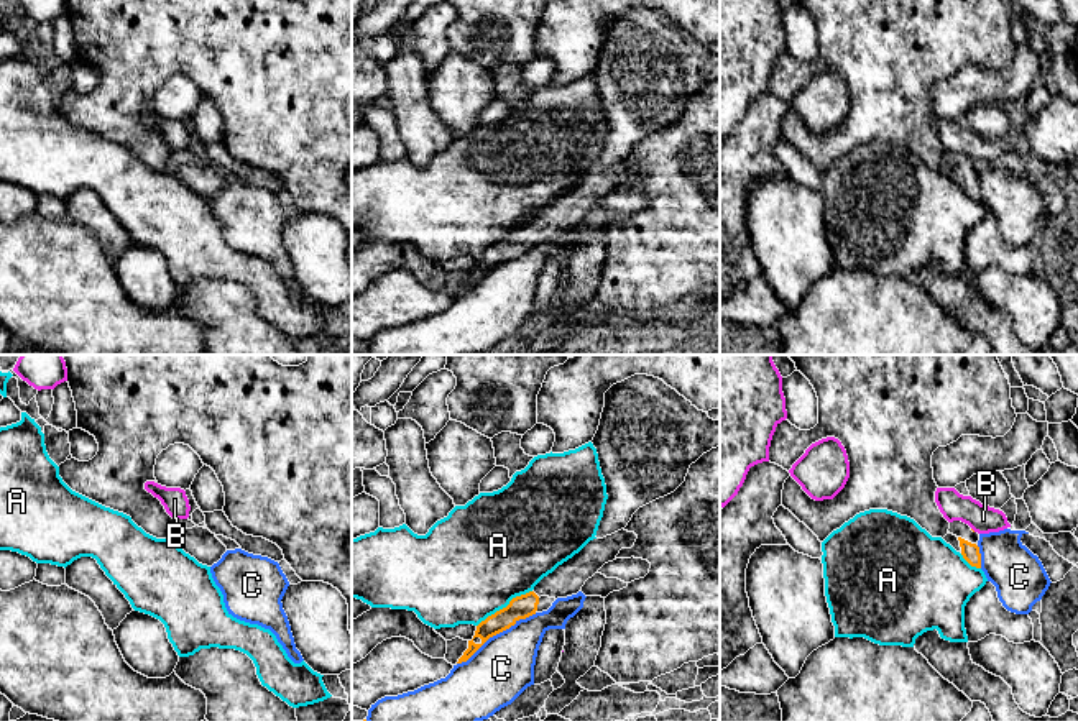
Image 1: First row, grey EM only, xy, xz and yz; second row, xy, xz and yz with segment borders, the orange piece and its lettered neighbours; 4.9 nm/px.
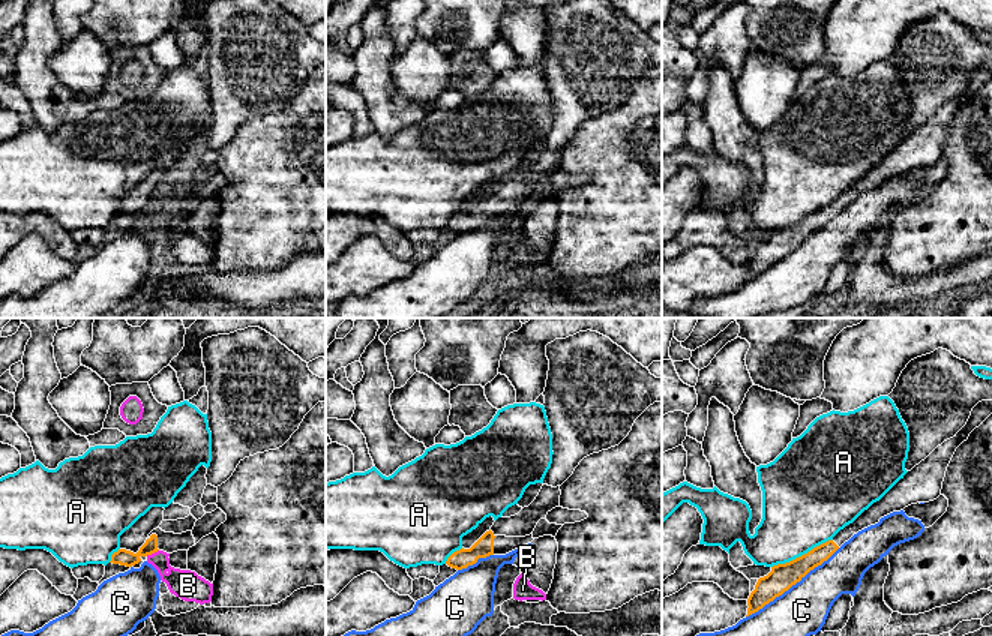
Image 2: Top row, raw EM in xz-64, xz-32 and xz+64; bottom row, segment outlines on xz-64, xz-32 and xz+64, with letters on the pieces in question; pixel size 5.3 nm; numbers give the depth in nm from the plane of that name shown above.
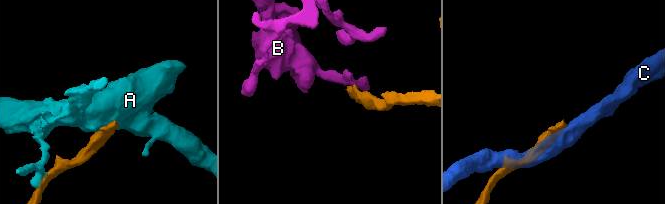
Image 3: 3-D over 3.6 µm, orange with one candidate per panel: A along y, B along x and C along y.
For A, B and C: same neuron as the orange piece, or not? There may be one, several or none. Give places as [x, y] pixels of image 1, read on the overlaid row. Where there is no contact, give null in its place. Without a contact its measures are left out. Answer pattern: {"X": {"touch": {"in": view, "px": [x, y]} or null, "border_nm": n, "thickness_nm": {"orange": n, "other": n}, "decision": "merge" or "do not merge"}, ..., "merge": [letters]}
{"A": {"touch": {"in": "xz", "px": [503, 608]}, "border_nm": 320, "thickness_nm": {"orange": 120, "other": 480}, "decision": "do not merge"}, "B": {"touch": null, "decision": "do not merge"}, "C": {"touch": {"in": "xz", "px": [497, 633]}, "border_nm": 460, "thickness_nm": {"orange": 120, "other": 300}, "decision": "do not merge"}, "merge": []}

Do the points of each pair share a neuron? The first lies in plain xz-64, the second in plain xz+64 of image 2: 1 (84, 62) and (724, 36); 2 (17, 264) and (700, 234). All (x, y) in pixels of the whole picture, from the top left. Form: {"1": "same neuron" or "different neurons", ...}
{"1": "different neurons", "2": "different neurons"}

